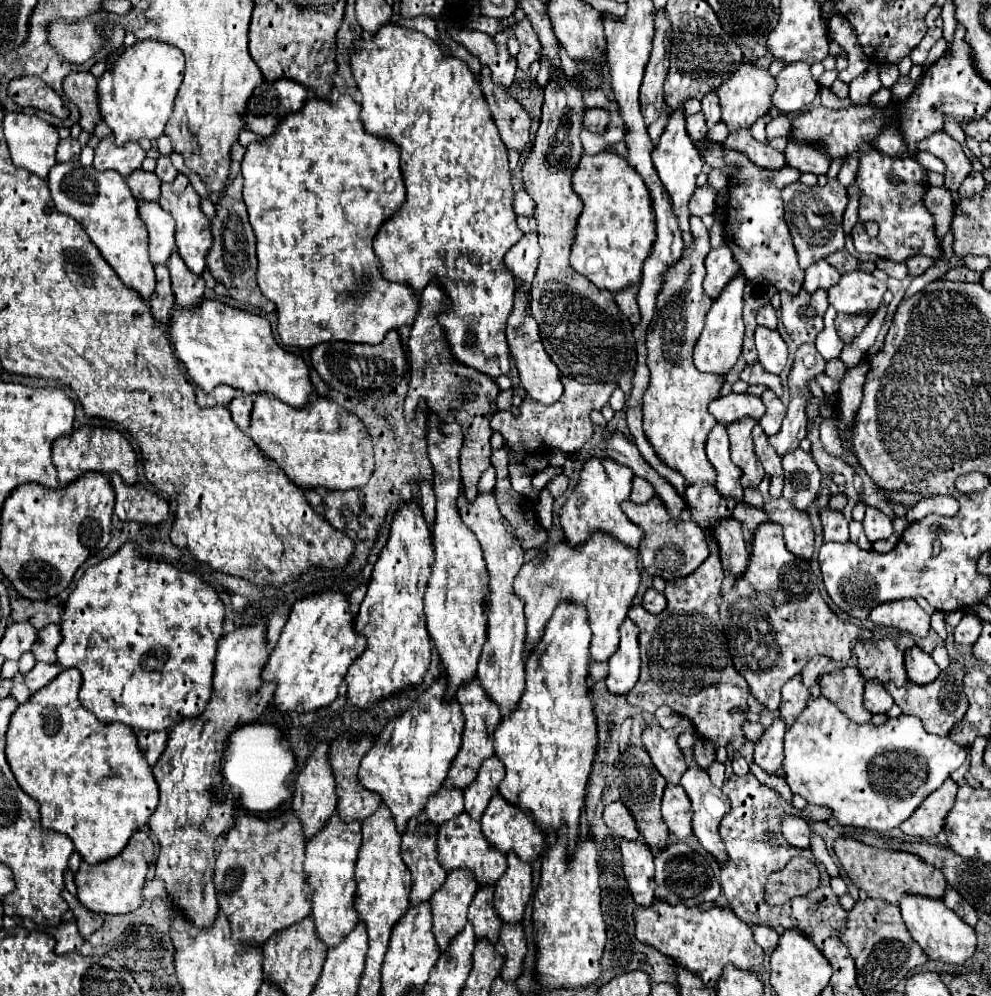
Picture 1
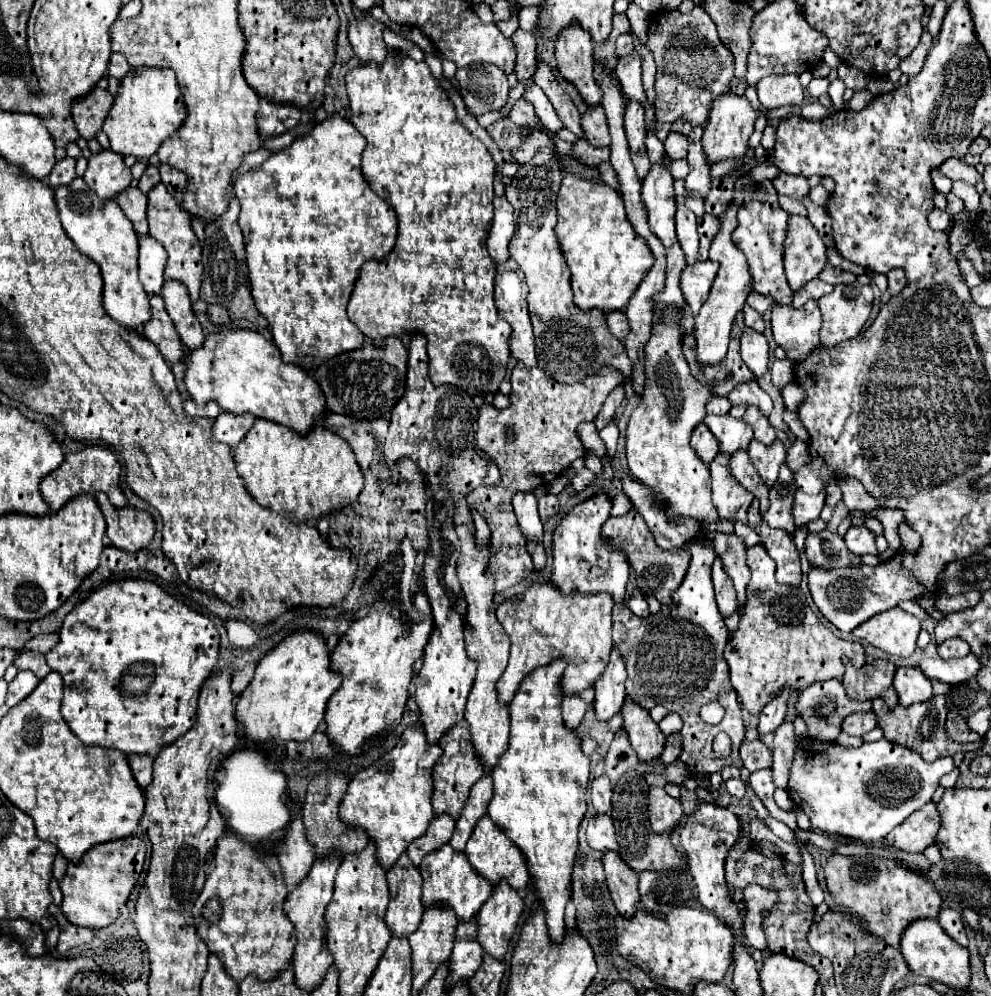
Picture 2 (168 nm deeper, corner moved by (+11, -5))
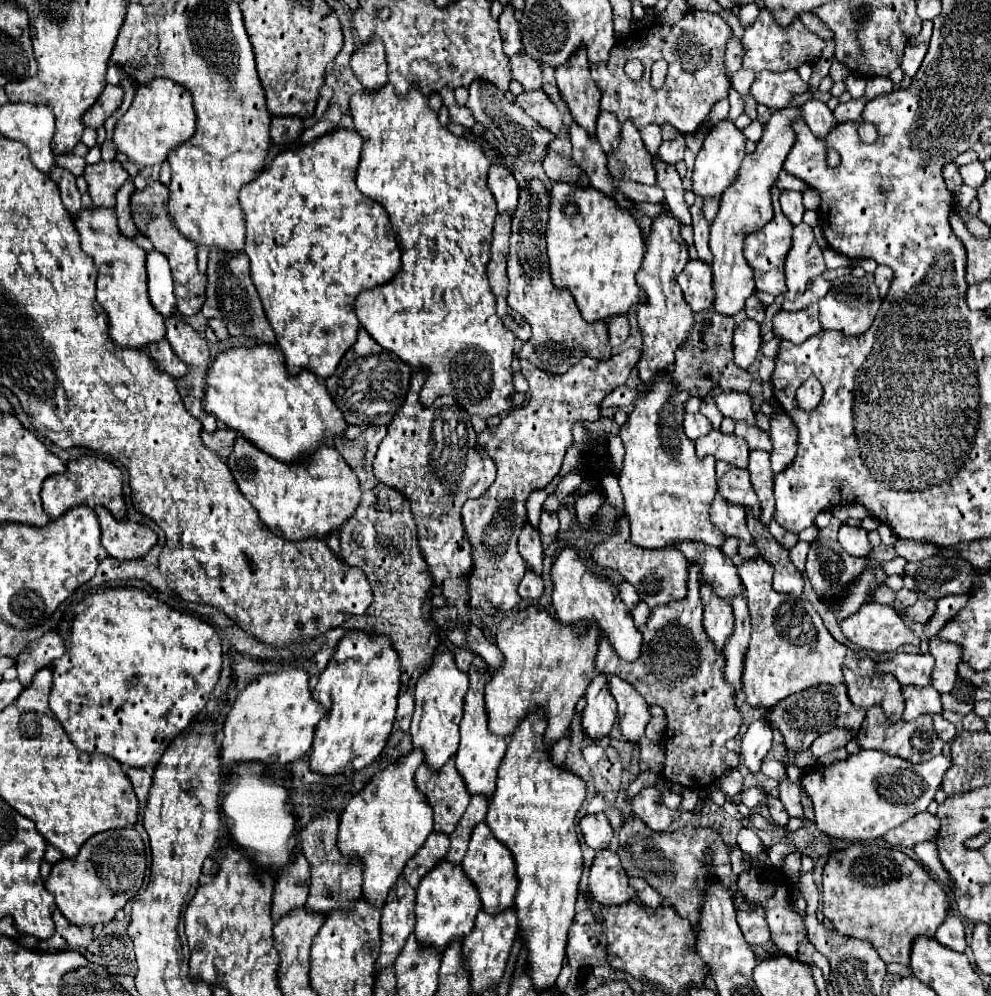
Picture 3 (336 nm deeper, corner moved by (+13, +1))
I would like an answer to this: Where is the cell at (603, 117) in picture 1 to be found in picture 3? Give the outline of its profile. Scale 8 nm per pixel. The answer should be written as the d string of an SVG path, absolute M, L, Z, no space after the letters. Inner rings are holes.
M600 112L598 122L596 122L596 140L600 142L604 152L610 152L618 146L618 136L620 134L620 122L614 118L610 112Z

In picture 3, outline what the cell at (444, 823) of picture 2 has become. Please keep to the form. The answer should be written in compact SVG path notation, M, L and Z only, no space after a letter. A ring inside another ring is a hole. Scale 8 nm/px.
M432 832L426 838L424 846L418 850L418 854L414 854L414 858L410 858L410 862L406 862L406 866L404 866L406 880L416 888L420 878L446 856L448 848L450 848L450 836Z

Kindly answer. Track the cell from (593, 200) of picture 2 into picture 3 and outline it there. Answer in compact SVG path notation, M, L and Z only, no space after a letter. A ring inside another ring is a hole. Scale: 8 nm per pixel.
M556 182L550 190L546 242L552 280L556 286L566 286L572 292L586 322L626 314L632 304L642 300L636 274L642 268L646 240L634 218L614 198L606 198L592 186L590 190L578 190L566 182Z

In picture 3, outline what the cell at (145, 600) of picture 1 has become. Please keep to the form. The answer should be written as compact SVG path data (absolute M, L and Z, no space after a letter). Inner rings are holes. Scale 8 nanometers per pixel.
M122 586L106 588L106 590L98 590L98 592L90 594L90 596L86 596L76 606L74 620L72 620L72 626L70 626L70 636L66 640L66 652L52 666L54 686L52 686L52 694L50 694L50 708L56 714L56 718L60 720L60 724L64 726L66 734L70 736L70 740L74 742L74 746L78 750L100 752L100 754L112 756L114 760L118 760L122 764L128 764L128 766L140 766L140 768L156 766L160 756L168 748L168 744L178 734L184 732L184 728L190 724L192 718L202 714L202 710L204 710L204 706L208 702L208 696L210 696L210 692L212 692L212 688L214 688L214 684L216 684L216 680L220 676L220 670L222 670L222 644L220 644L220 638L218 638L216 630L210 624L202 622L200 618L182 614L182 612L170 608L168 604L164 604L158 598L152 598L150 594L146 594L140 588L122 588Z

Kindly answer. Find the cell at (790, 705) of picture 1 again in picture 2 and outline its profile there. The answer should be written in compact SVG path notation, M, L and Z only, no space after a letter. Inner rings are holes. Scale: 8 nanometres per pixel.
M784 722L774 732L774 764L772 764L772 778L776 788L788 786L788 774L794 760L794 750L798 746L798 740L794 736L794 728L790 722Z

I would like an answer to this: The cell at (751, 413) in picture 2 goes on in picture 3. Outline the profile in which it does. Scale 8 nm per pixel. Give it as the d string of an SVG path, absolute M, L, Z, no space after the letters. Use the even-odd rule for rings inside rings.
M736 422L736 430L738 436L746 438L750 448L758 448L758 450L766 450L770 452L770 434L760 430L758 426L746 426L746 422Z

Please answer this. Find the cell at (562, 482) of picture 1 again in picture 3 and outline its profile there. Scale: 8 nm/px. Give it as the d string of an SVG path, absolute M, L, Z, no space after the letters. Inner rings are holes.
M542 510L542 514L540 514L540 526L538 528L546 536L556 536L556 532L558 532L558 516L554 512Z

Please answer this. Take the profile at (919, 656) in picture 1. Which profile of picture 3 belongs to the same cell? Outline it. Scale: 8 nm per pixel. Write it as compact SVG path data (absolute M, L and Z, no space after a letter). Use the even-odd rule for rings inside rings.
M902 686L902 694L906 700L906 710L904 710L904 720L914 720L920 714L940 714L942 712L942 702L940 694L932 686Z

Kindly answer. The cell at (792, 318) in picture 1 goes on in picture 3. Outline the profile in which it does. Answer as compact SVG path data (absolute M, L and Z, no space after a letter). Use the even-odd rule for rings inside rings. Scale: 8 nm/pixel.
M810 304L808 308L798 312L780 310L772 318L772 330L774 330L774 336L780 340L802 344L806 338L822 330L818 320L818 304Z

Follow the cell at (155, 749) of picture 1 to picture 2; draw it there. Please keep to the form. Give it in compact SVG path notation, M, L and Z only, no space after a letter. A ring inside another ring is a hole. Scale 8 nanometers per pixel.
M130 756L132 774L142 790L152 782L152 762L154 760L150 756Z

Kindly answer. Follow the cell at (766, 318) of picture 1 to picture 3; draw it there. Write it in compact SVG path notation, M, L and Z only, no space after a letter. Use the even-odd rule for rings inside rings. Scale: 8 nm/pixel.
M750 296L750 298L746 300L744 312L746 312L748 318L752 318L752 320L756 320L756 322L762 322L762 320L764 320L764 306L762 306L762 302L760 302L756 296Z

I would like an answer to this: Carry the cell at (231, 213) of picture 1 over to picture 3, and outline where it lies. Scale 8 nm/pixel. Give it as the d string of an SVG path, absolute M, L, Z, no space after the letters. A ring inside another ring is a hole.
M216 246L210 248L208 258L208 272L206 272L206 302L202 306L202 314L206 318L220 318L226 322L226 328L232 336L248 336L258 342L276 342L272 326L262 310L258 292L250 278L250 264L244 252L230 254L226 250L218 250Z

